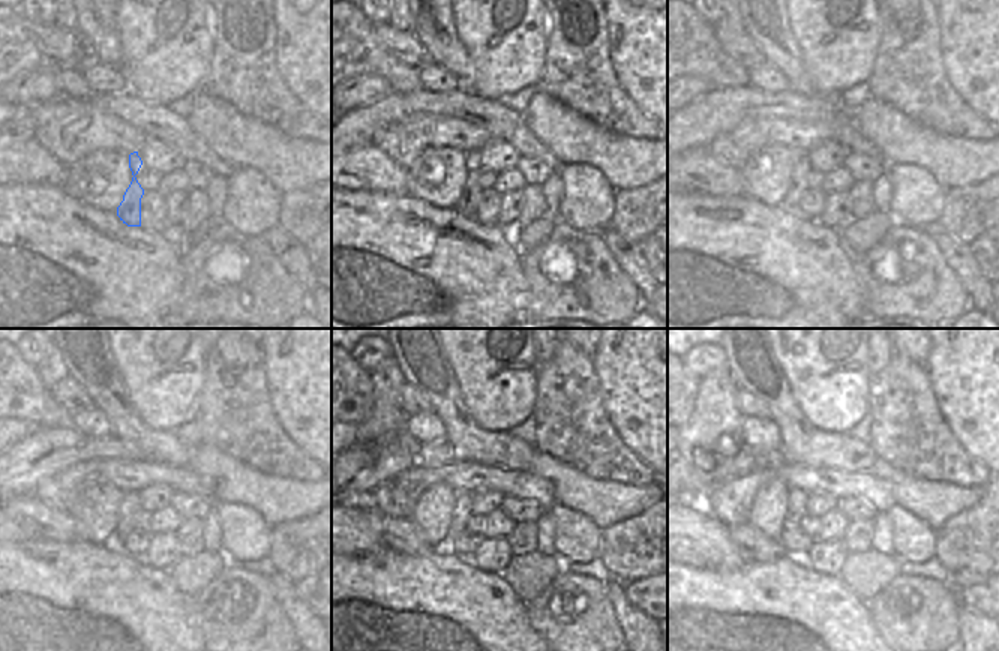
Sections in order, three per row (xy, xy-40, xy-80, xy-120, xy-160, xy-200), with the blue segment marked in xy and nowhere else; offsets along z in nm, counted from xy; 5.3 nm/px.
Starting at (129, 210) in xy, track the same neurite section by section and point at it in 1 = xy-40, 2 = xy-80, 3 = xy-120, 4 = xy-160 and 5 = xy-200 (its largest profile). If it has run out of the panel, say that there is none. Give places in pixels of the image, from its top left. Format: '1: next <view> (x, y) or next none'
1: next xy-40 (467, 204)
2: next xy-80 (801, 170)
3: next xy-120 (129, 506)
4: next xy-160 (462, 503)
5: next xy-200 (795, 506)

